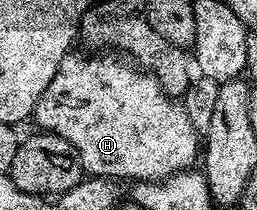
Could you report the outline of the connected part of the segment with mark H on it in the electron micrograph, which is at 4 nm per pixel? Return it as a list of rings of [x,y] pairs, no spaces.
[[[70,50],[63,61],[59,61],[55,77],[51,77],[51,85],[43,89],[43,97],[39,97],[32,118],[37,119],[42,132],[71,141],[79,153],[81,169],[86,176],[104,177],[110,181],[162,181],[190,170],[196,159],[198,162],[199,134],[195,125],[191,123],[183,103],[161,88],[156,75],[117,53],[84,55],[77,50]]]

